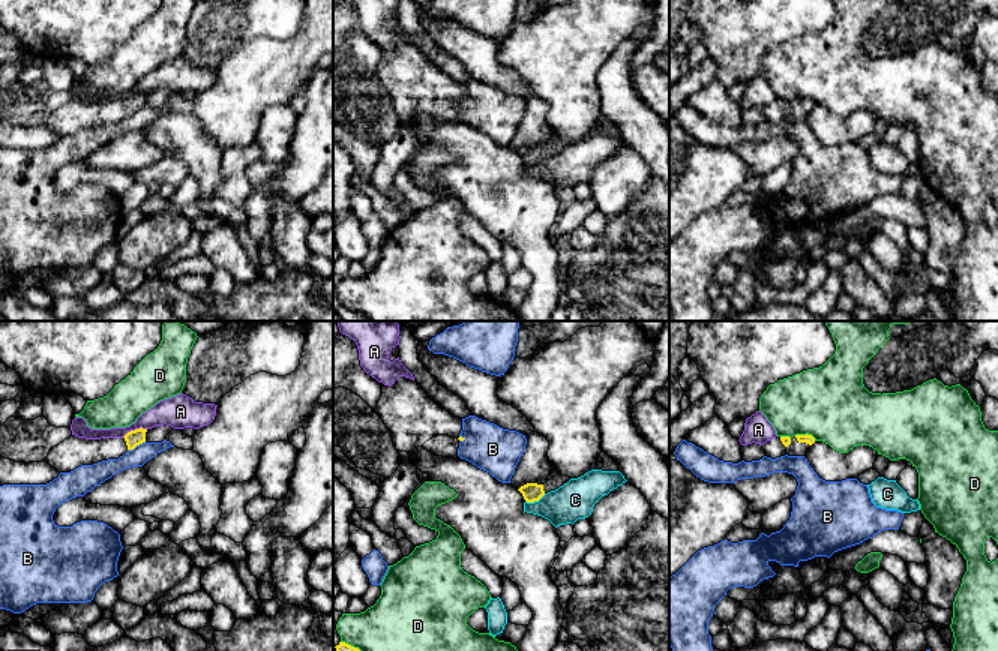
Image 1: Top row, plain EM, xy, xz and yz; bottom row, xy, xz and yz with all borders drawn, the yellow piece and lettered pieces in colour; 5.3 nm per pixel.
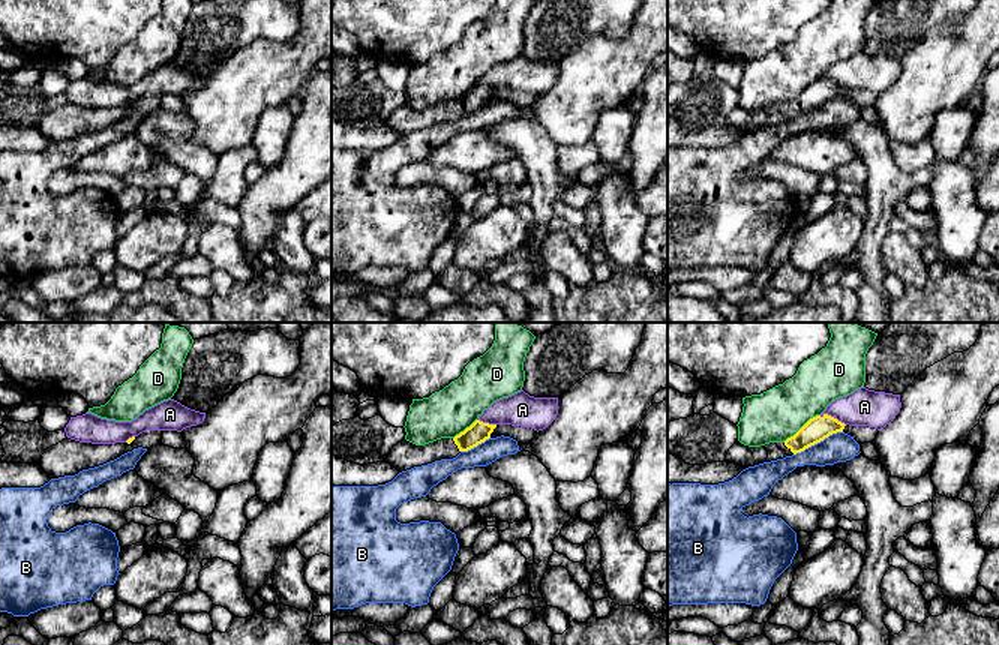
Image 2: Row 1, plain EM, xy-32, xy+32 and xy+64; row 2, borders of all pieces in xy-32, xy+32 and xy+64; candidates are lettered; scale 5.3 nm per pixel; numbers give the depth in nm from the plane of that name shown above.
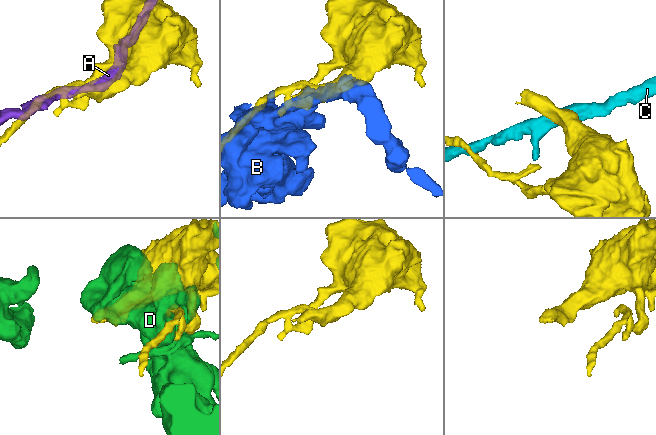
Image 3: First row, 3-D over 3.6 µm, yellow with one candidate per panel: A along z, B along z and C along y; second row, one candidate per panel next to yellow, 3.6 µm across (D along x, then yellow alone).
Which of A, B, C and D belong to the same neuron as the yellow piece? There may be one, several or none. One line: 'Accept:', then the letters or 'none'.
Accept: none

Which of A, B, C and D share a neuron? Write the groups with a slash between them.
A / B / C / D

